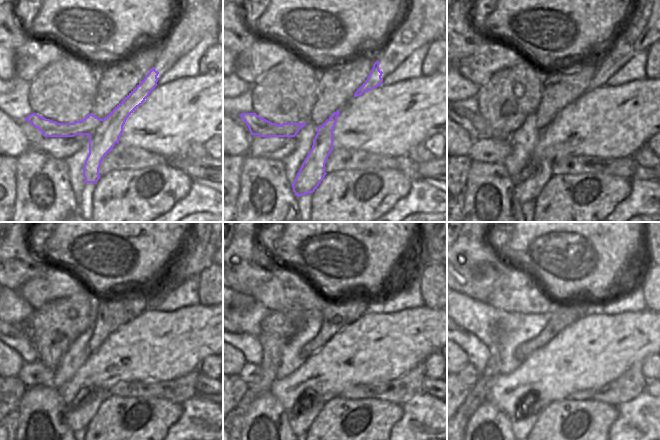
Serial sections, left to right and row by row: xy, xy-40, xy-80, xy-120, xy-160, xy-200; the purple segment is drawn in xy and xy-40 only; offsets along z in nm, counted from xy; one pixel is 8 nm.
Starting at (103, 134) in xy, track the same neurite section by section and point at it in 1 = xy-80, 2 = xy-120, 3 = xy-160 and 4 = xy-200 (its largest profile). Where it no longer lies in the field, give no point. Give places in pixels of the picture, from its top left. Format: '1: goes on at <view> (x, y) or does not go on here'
1: goes on at xy-80 (528, 189)
2: goes on at xy-120 (77, 416)
3: goes on at xy-160 (302, 415)
4: goes on at xy-200 (519, 425)

